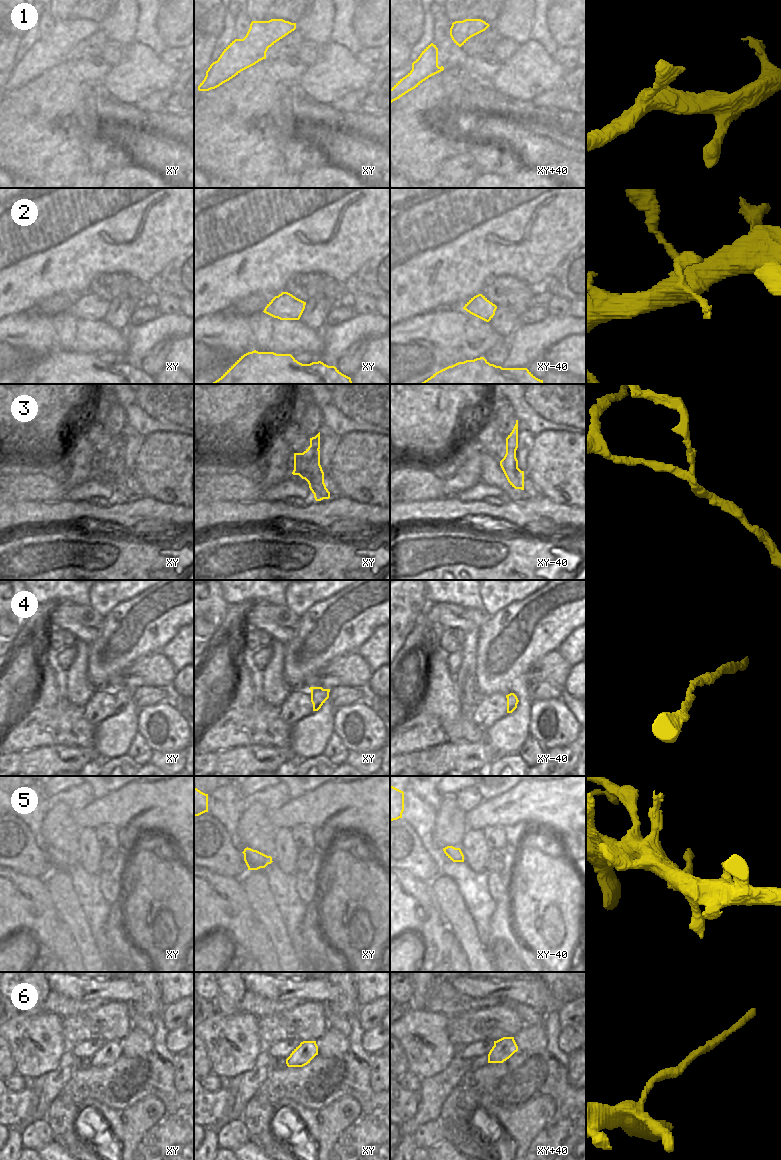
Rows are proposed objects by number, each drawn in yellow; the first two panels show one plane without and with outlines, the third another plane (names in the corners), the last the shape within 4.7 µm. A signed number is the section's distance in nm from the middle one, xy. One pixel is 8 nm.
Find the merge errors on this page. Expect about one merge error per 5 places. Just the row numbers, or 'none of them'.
3, 5, 6

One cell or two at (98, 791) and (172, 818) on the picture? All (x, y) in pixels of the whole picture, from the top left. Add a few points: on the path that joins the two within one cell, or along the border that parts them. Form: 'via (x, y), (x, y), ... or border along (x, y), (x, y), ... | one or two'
border along (122, 786), (94, 798) | two

